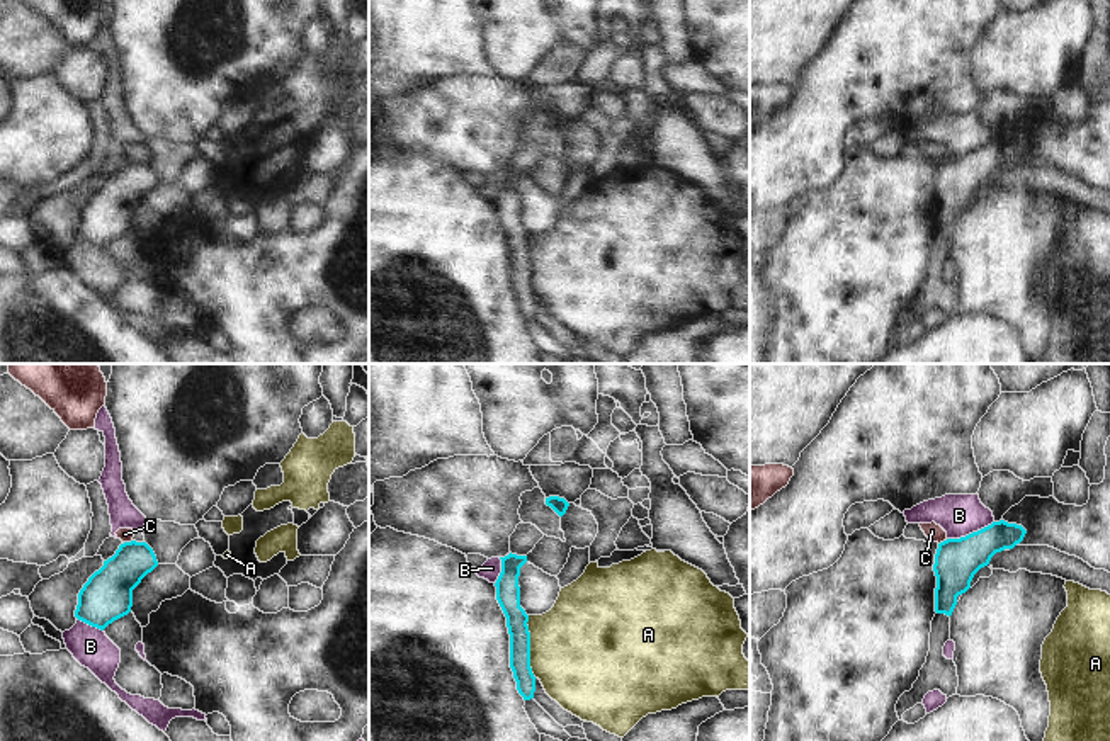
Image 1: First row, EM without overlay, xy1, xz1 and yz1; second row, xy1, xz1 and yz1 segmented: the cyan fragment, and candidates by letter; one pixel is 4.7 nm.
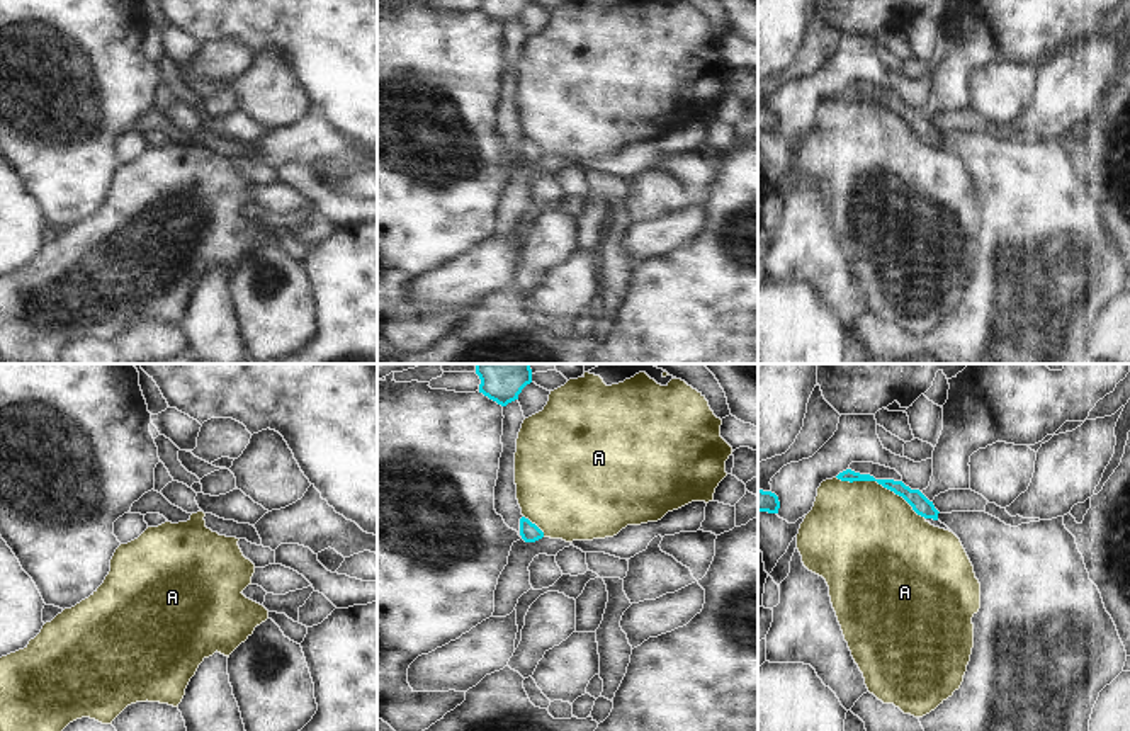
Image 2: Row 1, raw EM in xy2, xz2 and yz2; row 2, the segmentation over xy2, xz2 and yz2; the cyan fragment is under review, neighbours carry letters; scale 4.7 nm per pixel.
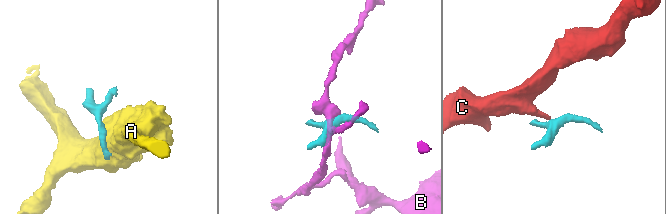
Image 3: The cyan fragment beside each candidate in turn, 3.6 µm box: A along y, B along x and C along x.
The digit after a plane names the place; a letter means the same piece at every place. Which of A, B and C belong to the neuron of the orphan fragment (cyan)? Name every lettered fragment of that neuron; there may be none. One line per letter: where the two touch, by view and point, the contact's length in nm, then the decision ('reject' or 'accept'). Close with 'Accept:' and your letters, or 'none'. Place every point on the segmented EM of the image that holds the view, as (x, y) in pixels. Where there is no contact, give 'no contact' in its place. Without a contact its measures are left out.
A: yz2 (881, 483) | 460 nm | reject
B: yz1 (969, 534) | 240 nm | reject
C: yz1 (944, 541) | 50 nm | reject
Accept: none

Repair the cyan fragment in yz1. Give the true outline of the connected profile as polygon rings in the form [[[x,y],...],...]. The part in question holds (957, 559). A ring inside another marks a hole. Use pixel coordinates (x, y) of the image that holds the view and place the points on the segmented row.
[[[1000,520],[966,537],[940,542],[933,564],[935,612],[950,617],[957,597],[971,588],[974,574],[988,566],[996,552],[1020,544],[1025,534],[1022,525]]]

